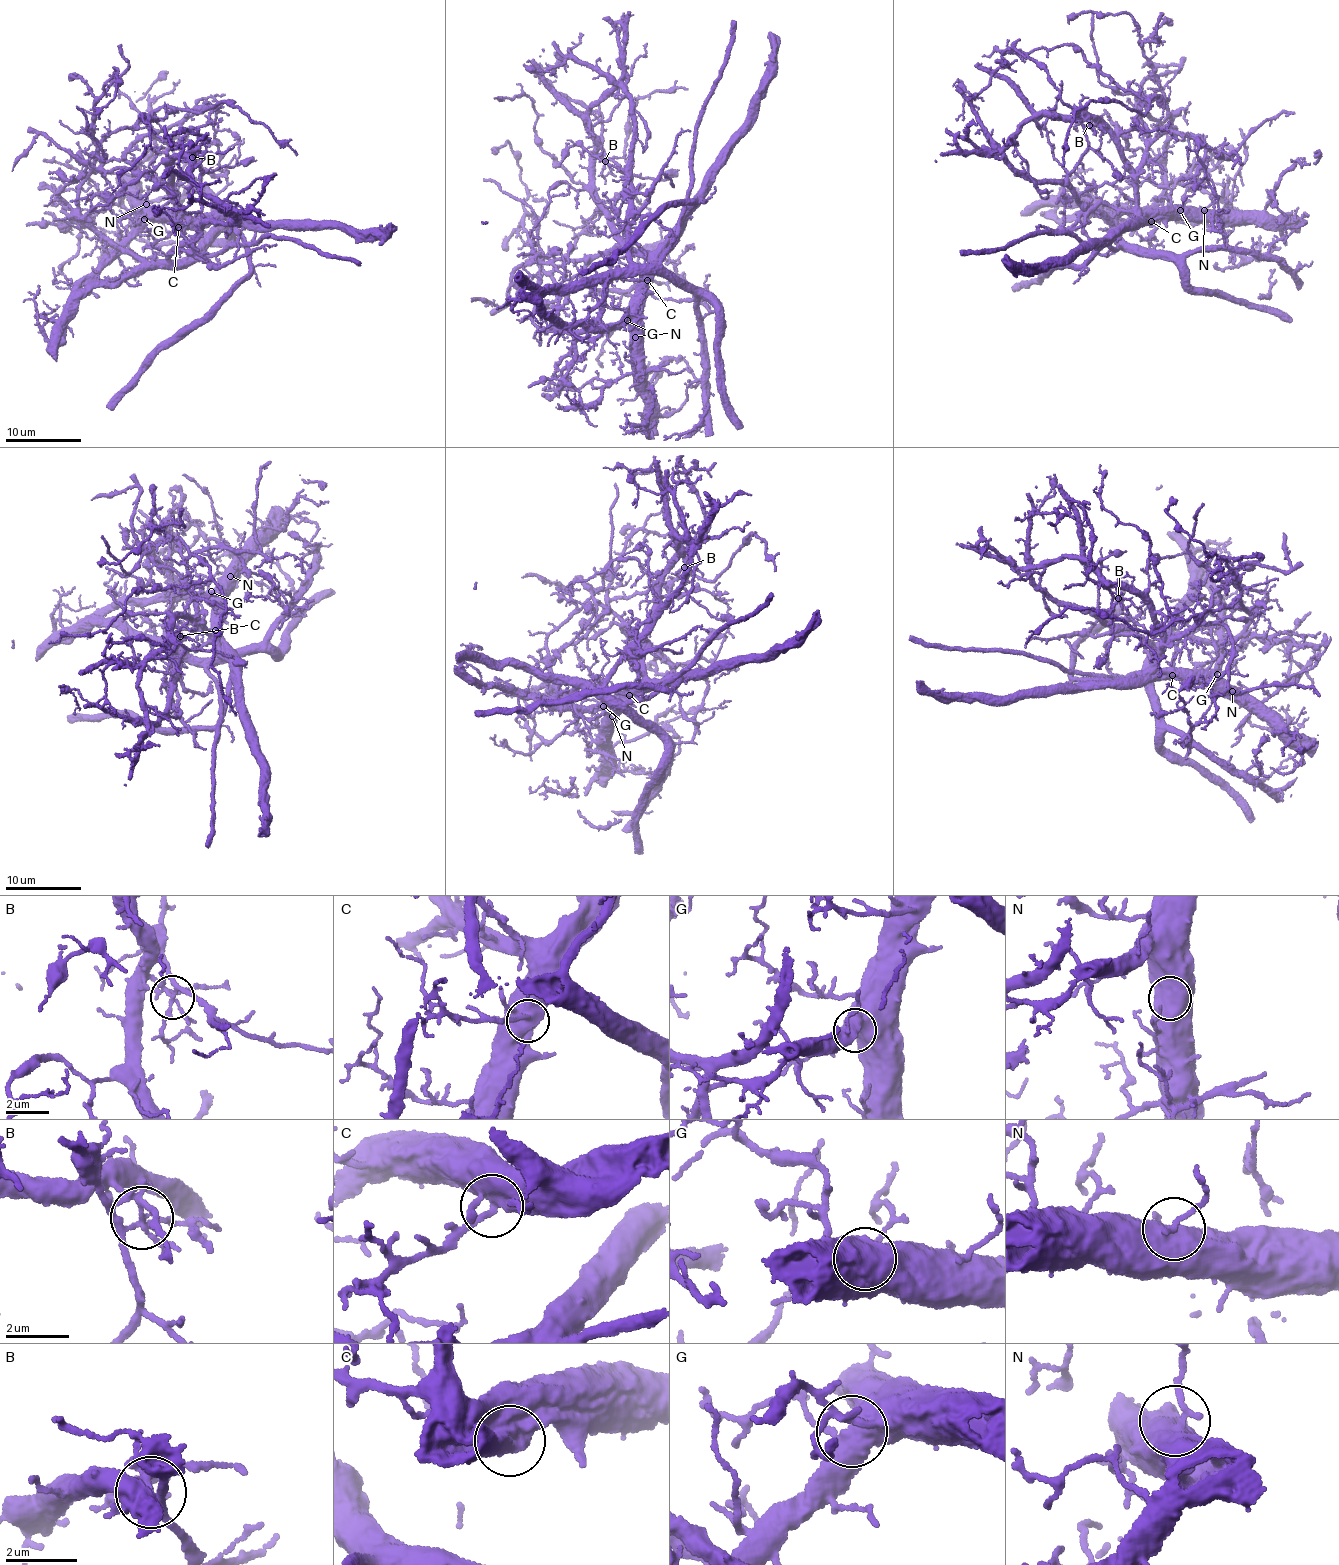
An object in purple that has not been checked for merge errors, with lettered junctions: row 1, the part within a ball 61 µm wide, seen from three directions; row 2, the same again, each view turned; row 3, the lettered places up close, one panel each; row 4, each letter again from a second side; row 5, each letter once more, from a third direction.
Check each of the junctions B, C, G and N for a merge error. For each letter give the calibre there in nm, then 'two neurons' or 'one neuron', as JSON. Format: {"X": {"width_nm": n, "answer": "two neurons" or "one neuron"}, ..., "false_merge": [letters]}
{"B": {"width_nm": 170, "answer": "two neurons"}, "C": {"width_nm": 550, "answer": "one neuron"}, "G": {"width_nm": 500, "answer": "one neuron"}, "N": {"width_nm": 550, "answer": "one neuron"}, "false_merge": ["B"]}

